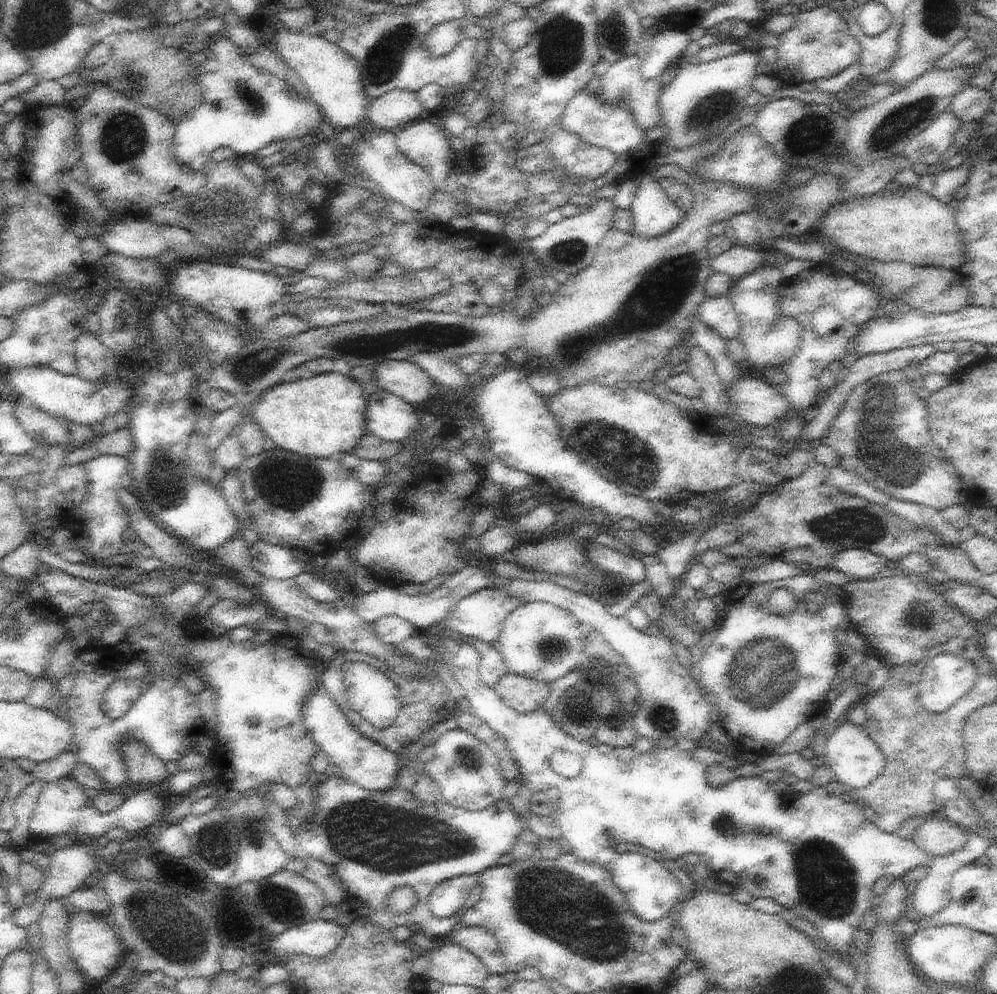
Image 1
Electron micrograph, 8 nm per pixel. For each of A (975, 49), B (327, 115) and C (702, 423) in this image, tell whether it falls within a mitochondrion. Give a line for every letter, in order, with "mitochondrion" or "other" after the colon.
A: other
B: other
C: other

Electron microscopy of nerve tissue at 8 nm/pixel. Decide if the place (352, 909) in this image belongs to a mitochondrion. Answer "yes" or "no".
no

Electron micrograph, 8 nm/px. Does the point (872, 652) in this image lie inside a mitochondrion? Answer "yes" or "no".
no

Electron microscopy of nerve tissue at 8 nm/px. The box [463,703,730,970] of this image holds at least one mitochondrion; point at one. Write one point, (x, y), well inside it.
(565, 911)

